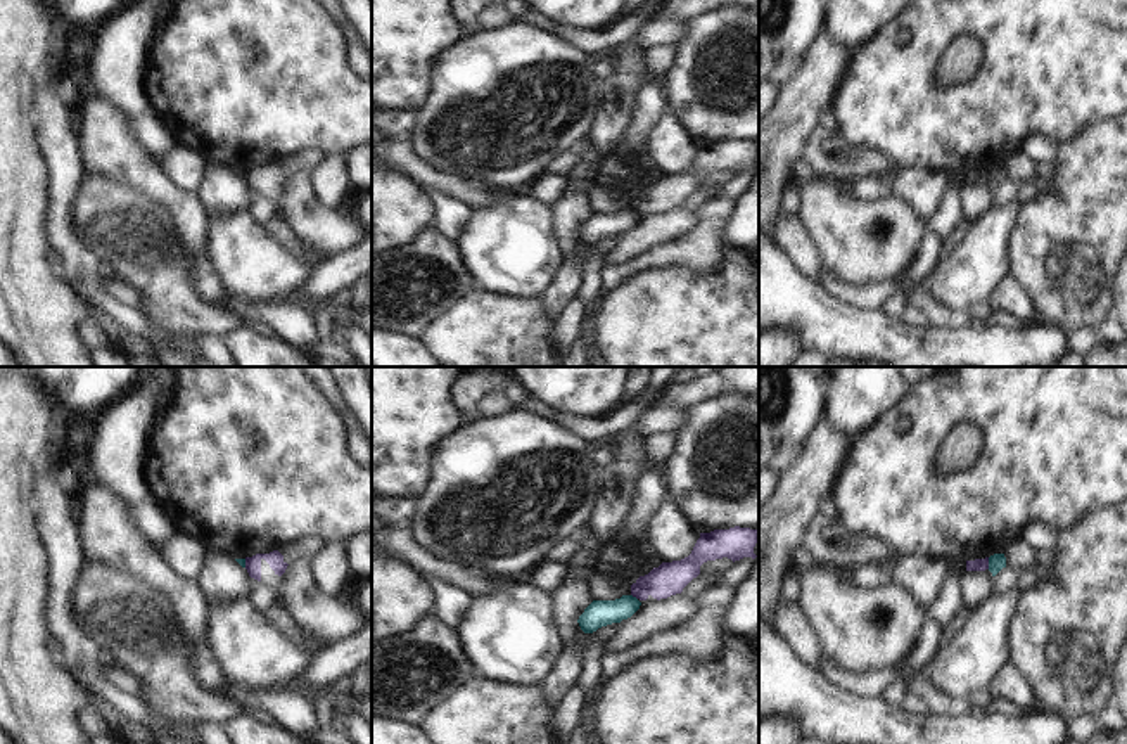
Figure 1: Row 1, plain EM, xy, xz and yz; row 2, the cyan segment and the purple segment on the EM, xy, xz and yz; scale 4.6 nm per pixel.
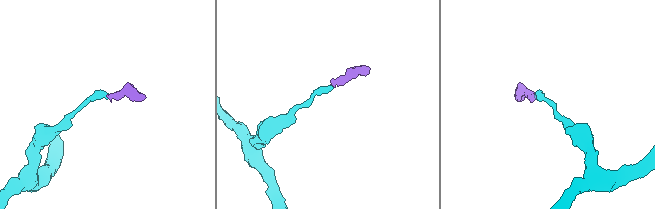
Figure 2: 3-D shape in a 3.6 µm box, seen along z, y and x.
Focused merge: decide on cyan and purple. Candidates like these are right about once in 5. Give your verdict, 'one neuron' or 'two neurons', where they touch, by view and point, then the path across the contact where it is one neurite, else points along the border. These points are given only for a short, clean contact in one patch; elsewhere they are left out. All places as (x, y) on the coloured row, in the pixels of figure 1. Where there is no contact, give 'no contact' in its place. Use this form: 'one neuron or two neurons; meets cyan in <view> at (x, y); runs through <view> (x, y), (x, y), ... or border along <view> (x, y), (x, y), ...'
two neurons; meets cyan in yz at (989, 563); border along yz (987, 558), (989, 568)

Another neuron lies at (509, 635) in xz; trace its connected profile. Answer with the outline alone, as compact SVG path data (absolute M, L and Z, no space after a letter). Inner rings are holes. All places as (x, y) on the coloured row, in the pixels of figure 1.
M522 580L472 595L455 632L479 678L536 687L548 675L564 651L550 593Z

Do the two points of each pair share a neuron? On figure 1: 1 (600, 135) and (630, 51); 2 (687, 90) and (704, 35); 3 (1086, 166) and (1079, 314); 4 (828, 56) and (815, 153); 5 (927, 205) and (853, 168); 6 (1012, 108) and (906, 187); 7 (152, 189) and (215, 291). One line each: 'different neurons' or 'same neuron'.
1: same neuron
2: same neuron
3: same neuron
4: different neurons
5: different neurons
6: different neurons
7: same neuron

